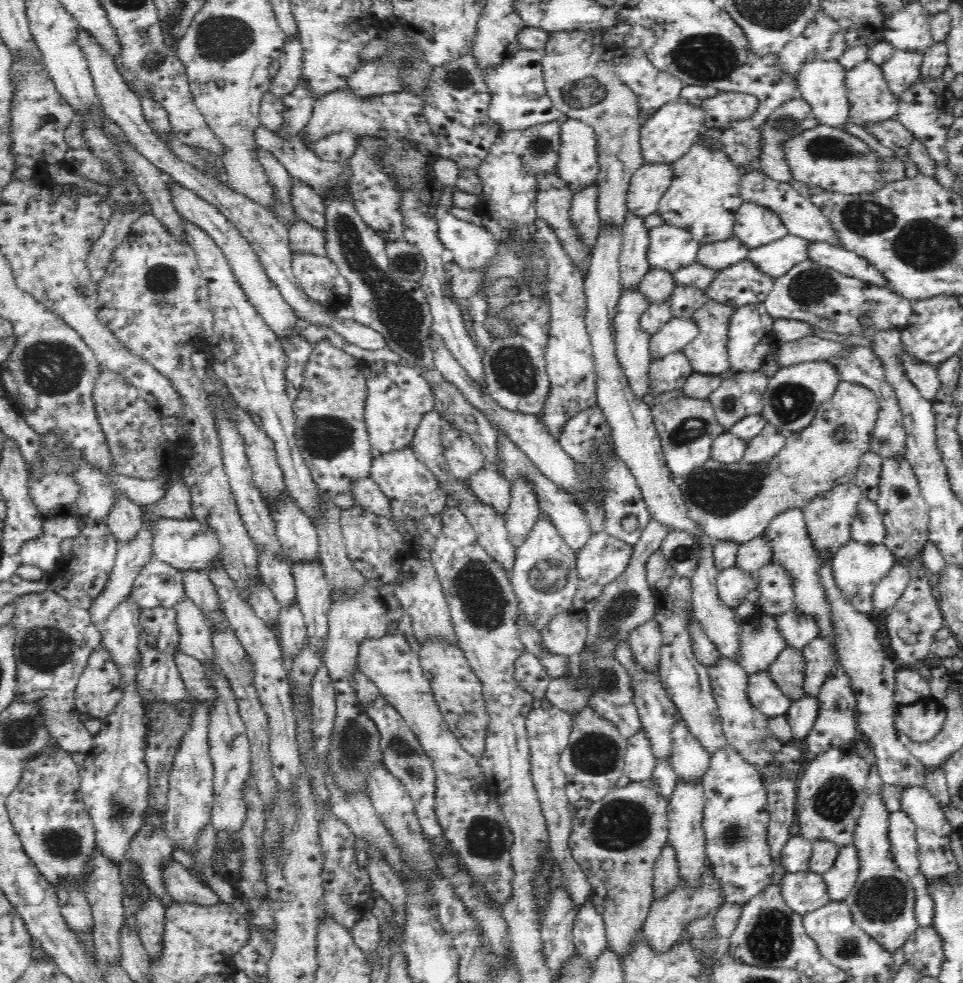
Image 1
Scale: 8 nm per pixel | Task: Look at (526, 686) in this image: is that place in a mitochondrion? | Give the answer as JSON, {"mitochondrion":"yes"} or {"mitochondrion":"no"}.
{"mitochondrion":"no"}

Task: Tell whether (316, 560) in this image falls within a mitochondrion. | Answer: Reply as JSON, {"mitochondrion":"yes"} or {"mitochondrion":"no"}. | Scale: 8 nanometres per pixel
{"mitochondrion":"no"}

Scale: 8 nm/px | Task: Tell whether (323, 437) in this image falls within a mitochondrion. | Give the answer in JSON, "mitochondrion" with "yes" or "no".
{"mitochondrion":"yes"}

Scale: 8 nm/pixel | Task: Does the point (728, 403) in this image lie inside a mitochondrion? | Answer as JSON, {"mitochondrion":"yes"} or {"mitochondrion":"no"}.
{"mitochondrion":"yes"}

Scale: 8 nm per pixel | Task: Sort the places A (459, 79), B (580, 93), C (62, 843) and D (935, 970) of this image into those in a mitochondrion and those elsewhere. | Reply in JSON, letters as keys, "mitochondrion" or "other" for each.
{"A":"mitochondrion","B":"mitochondrion","C":"mitochondrion","D":"other"}

